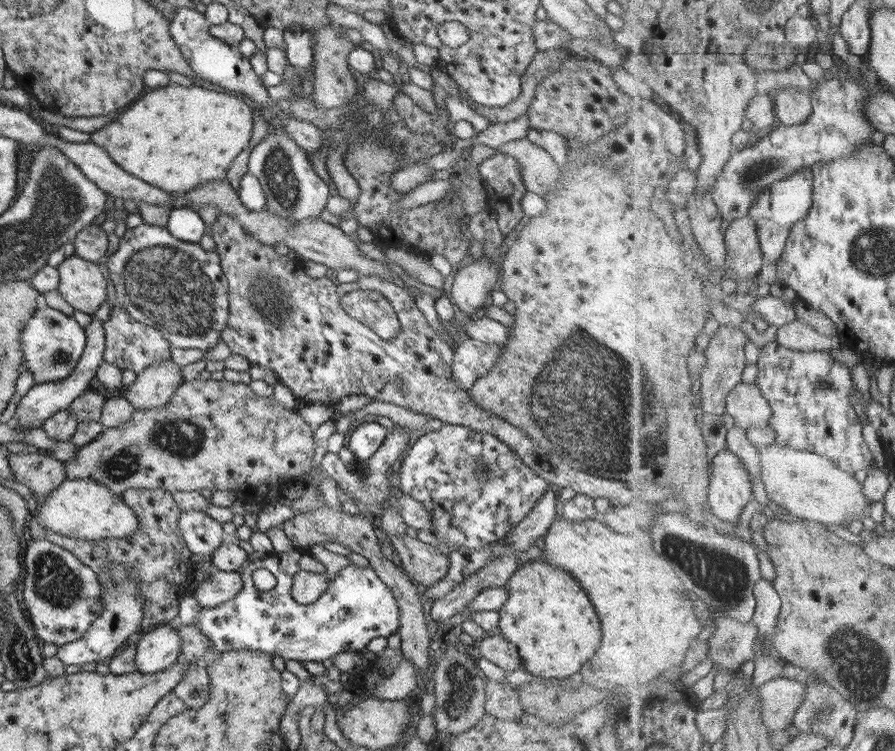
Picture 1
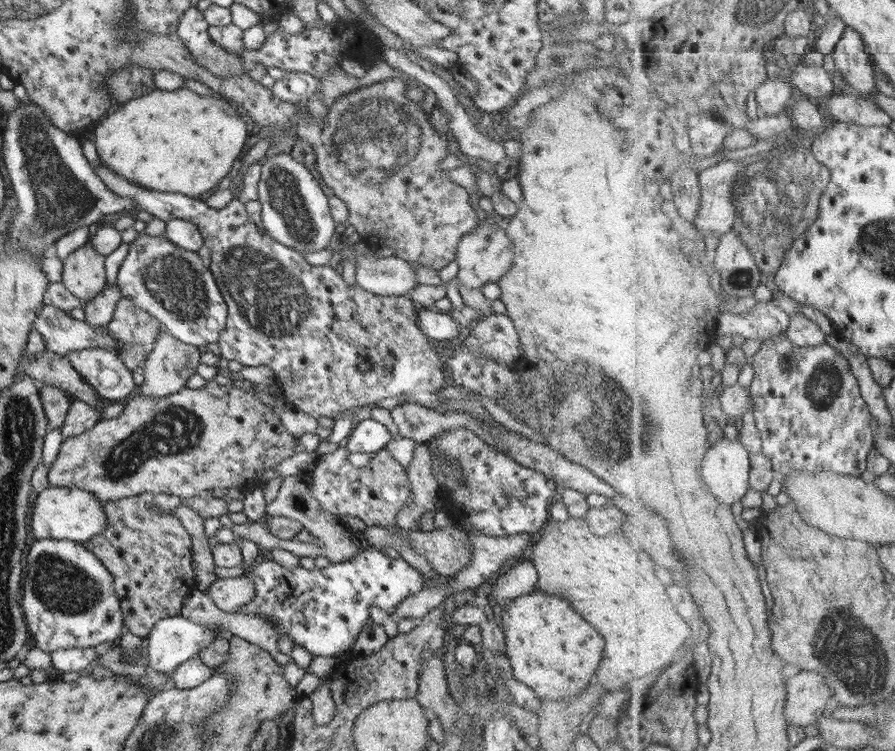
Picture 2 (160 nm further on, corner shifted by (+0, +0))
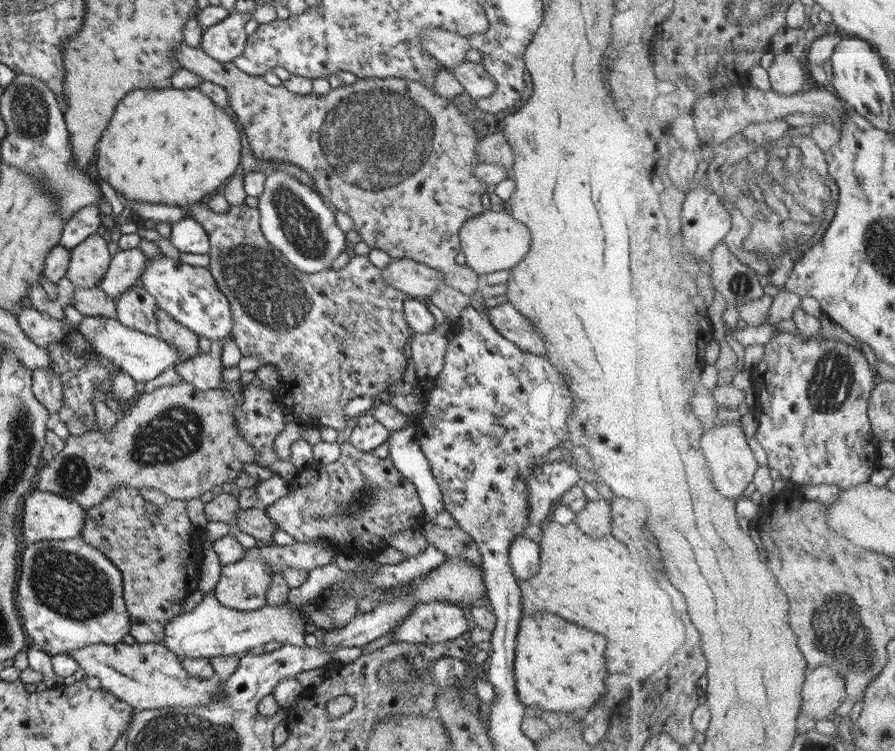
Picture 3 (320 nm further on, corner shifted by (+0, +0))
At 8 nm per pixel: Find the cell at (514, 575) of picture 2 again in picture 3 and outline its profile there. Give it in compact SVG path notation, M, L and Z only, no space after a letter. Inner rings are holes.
M522 535L516 537L510 542L508 560L516 582L531 578L539 564L538 544Z

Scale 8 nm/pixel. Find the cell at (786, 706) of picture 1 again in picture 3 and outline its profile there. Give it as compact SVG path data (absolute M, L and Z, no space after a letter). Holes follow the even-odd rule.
M830 665L821 666L821 668L810 670L805 679L802 692L802 712L805 715L813 715L817 720L827 718L849 698L846 680Z

